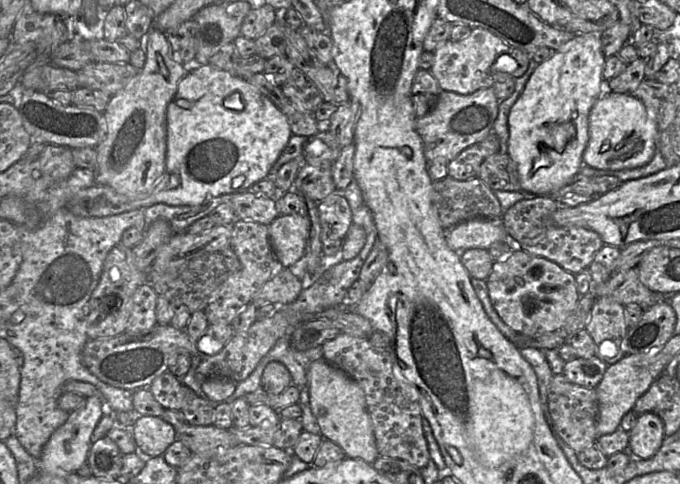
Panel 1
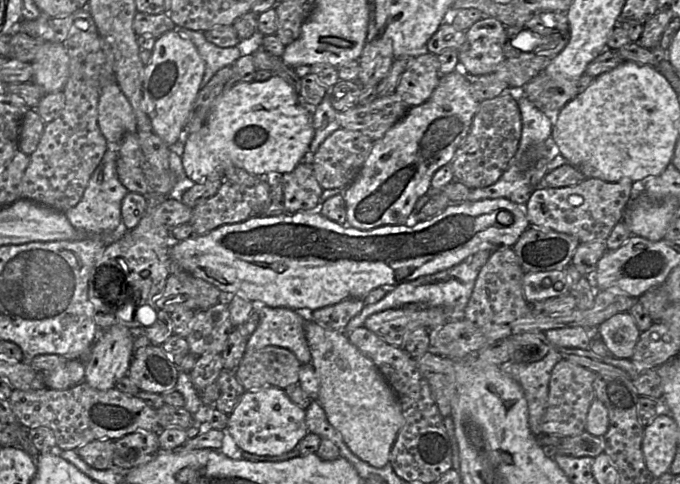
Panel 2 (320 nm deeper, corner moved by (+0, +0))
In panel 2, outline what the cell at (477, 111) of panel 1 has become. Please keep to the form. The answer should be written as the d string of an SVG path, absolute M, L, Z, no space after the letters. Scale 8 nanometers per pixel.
M461 69L443 75L430 98L415 107L394 124L384 136L375 141L372 150L364 162L359 174L346 188L347 225L361 230L371 230L383 225L400 225L410 222L414 217L417 200L431 189L434 173L446 164L450 164L457 148L466 138L480 102L472 95L472 78Z

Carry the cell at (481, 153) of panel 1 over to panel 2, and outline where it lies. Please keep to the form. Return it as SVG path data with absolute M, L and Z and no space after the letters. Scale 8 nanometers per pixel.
M515 91L484 100L473 118L470 130L455 152L451 167L454 180L470 189L488 187L500 179L513 160L521 138L522 119Z

